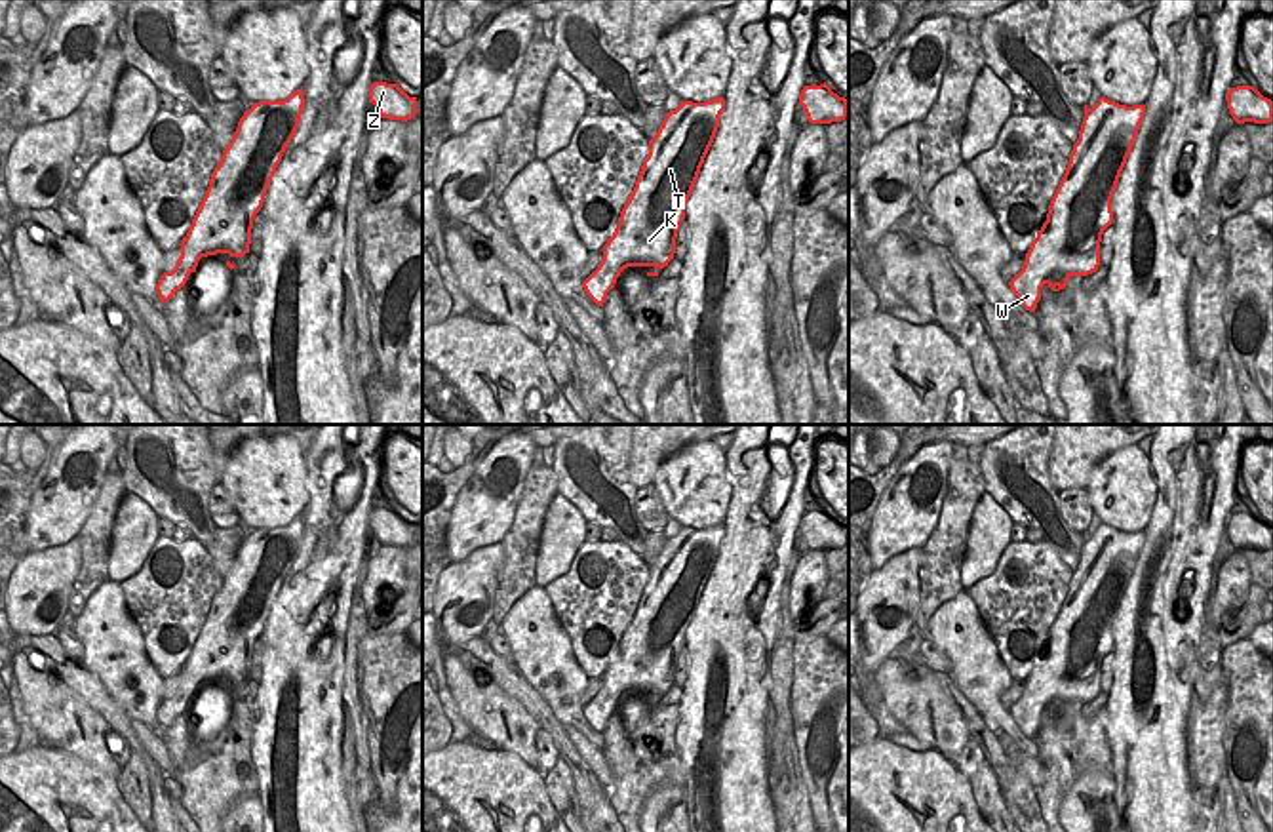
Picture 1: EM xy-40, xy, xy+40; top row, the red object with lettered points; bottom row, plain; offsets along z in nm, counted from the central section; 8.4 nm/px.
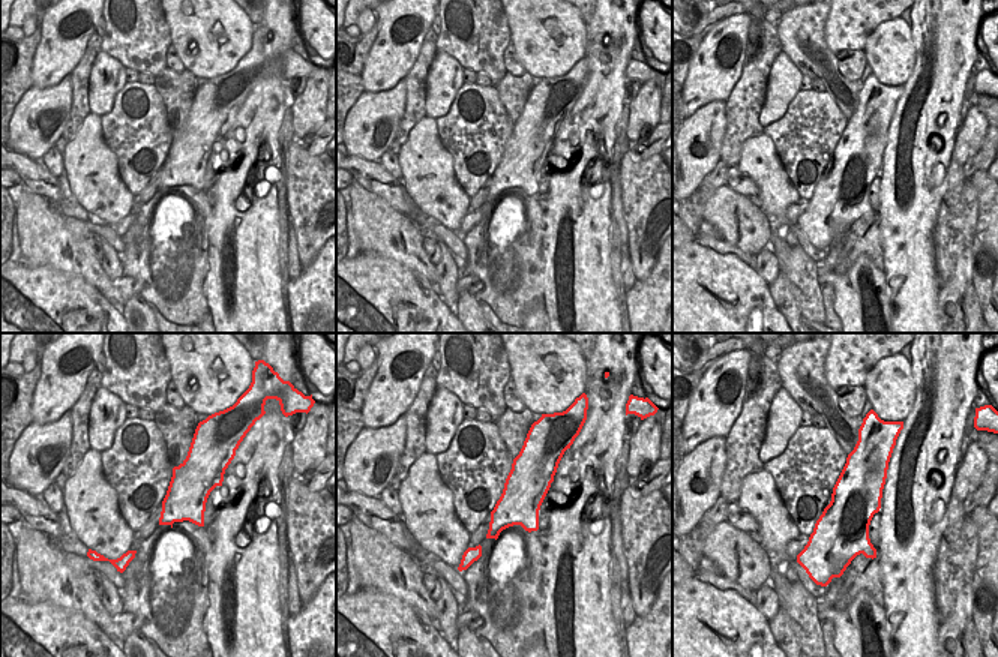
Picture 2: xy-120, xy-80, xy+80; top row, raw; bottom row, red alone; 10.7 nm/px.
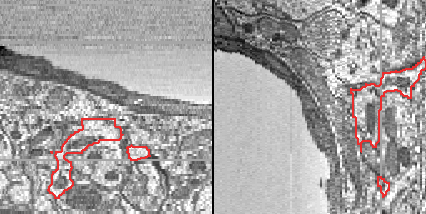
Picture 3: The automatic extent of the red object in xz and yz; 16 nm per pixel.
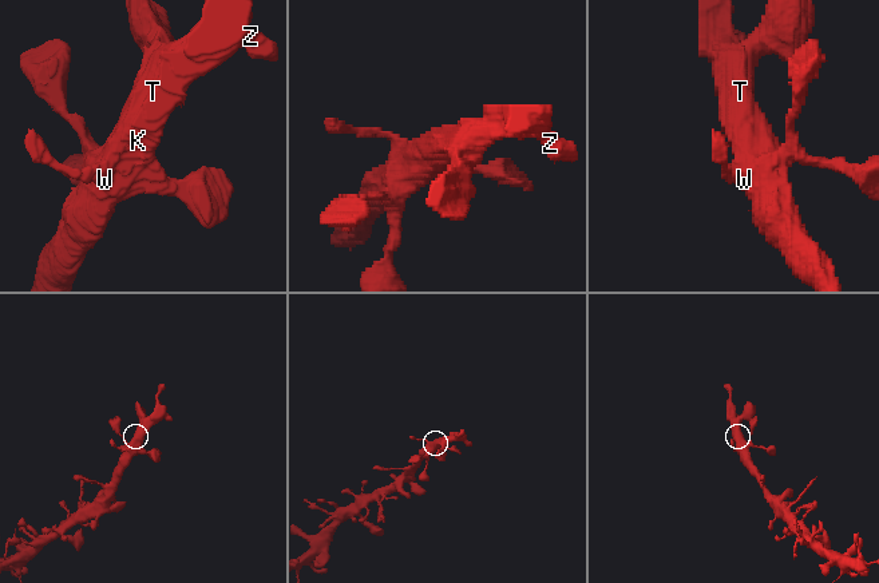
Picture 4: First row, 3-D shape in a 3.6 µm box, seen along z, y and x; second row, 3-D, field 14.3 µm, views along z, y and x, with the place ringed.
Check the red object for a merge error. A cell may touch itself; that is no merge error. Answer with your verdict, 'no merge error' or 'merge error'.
no merge error

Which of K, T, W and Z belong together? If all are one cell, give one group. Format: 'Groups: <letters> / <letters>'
Groups: K T W Z

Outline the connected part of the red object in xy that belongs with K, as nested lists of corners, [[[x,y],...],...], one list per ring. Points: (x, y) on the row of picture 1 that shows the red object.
[[[725,99],[681,101],[666,112],[649,141],[636,187],[624,204],[603,259],[582,282],[586,295],[603,307],[607,293],[628,267],[664,268],[674,259],[685,204],[719,128]]]

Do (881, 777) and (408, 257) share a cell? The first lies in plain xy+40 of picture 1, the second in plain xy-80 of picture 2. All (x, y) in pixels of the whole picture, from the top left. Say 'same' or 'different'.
different

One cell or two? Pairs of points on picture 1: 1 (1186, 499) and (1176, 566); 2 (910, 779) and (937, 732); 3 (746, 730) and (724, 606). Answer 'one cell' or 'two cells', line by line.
1: one cell
2: two cells
3: one cell

